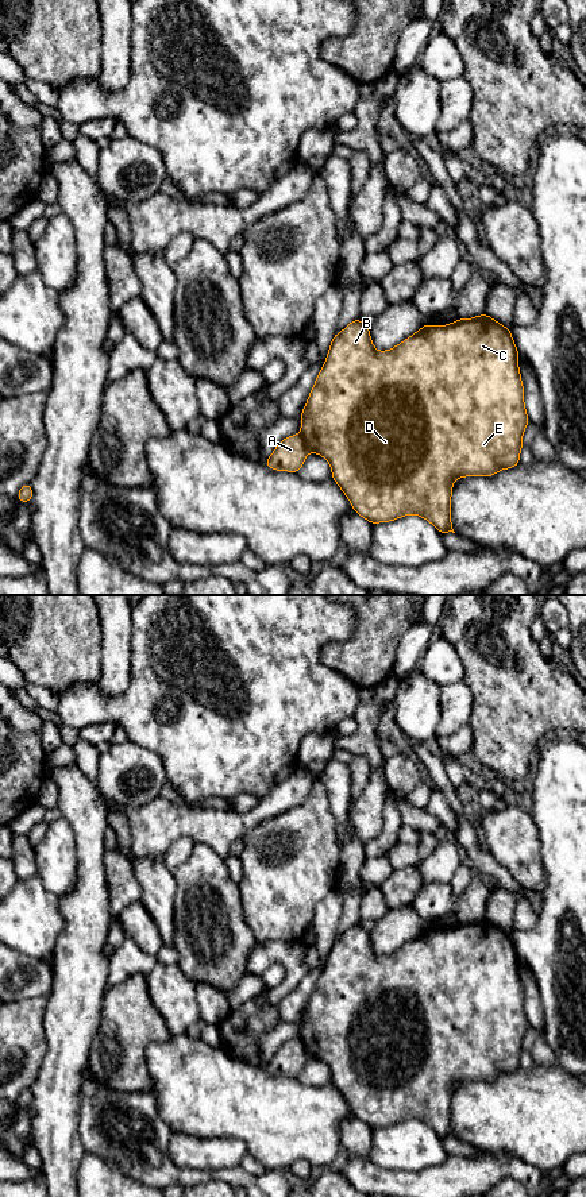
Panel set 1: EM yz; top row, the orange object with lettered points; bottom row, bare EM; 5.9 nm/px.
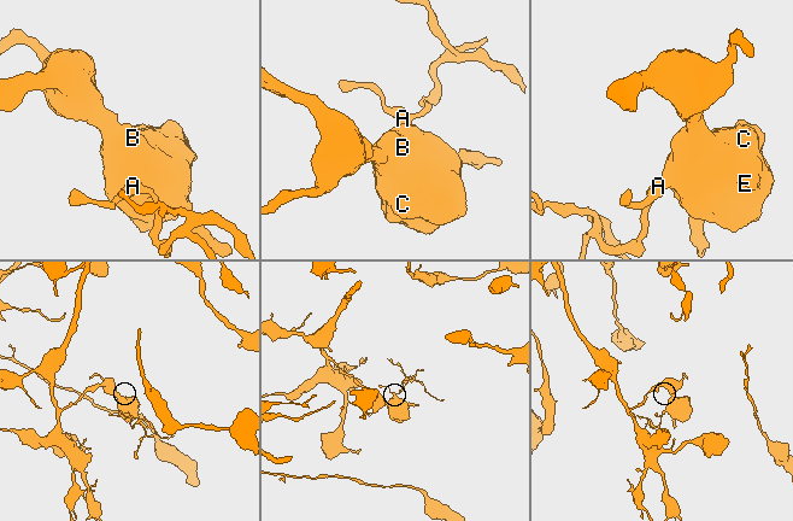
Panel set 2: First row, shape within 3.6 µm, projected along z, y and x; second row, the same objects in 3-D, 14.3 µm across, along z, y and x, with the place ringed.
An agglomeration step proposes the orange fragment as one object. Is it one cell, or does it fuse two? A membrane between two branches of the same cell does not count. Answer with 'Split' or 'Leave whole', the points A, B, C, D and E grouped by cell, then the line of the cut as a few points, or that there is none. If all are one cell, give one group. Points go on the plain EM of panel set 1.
Split. Groups: A / B C D E. Split along yz (300, 1038), (309, 1055)

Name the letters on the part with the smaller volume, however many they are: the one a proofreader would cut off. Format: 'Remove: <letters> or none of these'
Remove: A

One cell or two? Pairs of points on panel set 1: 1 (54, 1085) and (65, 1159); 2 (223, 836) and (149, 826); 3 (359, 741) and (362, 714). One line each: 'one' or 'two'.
1: one
2: one
3: one

